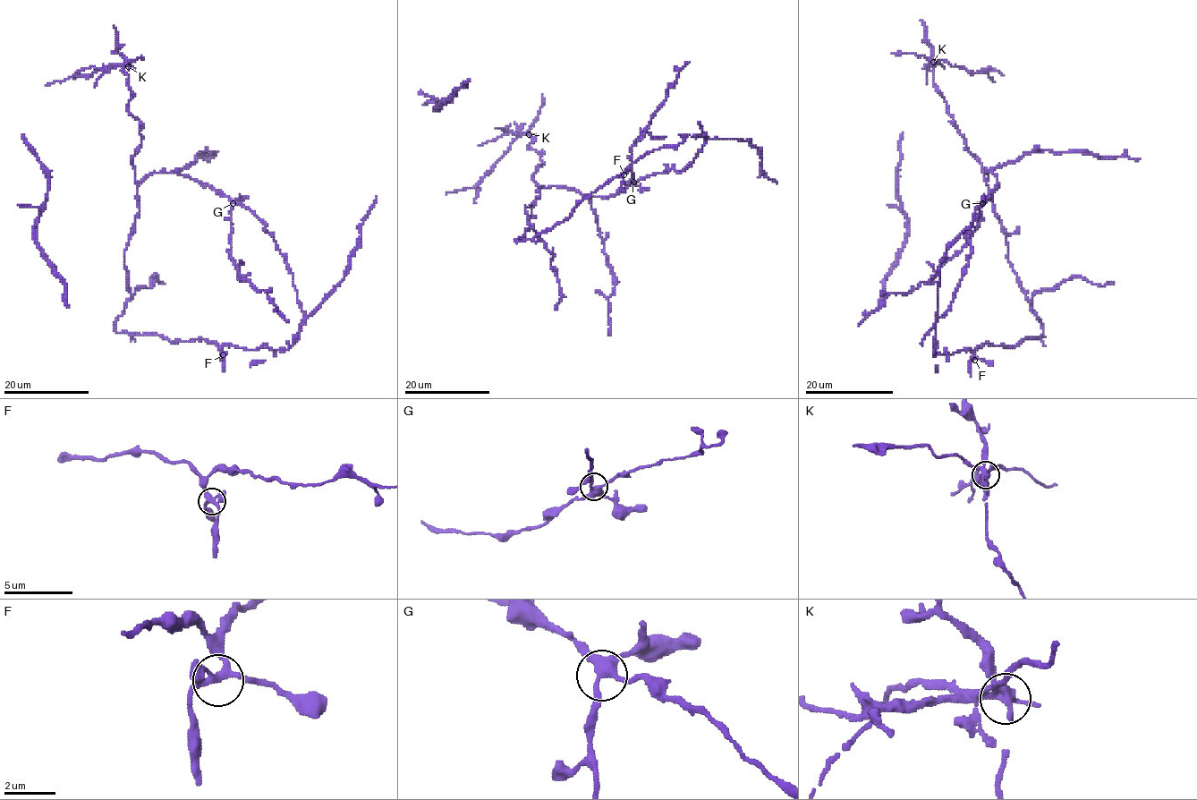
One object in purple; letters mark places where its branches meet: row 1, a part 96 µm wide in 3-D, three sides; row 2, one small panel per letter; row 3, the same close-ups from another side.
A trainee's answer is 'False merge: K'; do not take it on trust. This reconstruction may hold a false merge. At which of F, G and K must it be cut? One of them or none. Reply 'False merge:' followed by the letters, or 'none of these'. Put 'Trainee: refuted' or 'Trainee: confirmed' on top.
Trainee: confirmed
False merge: K

